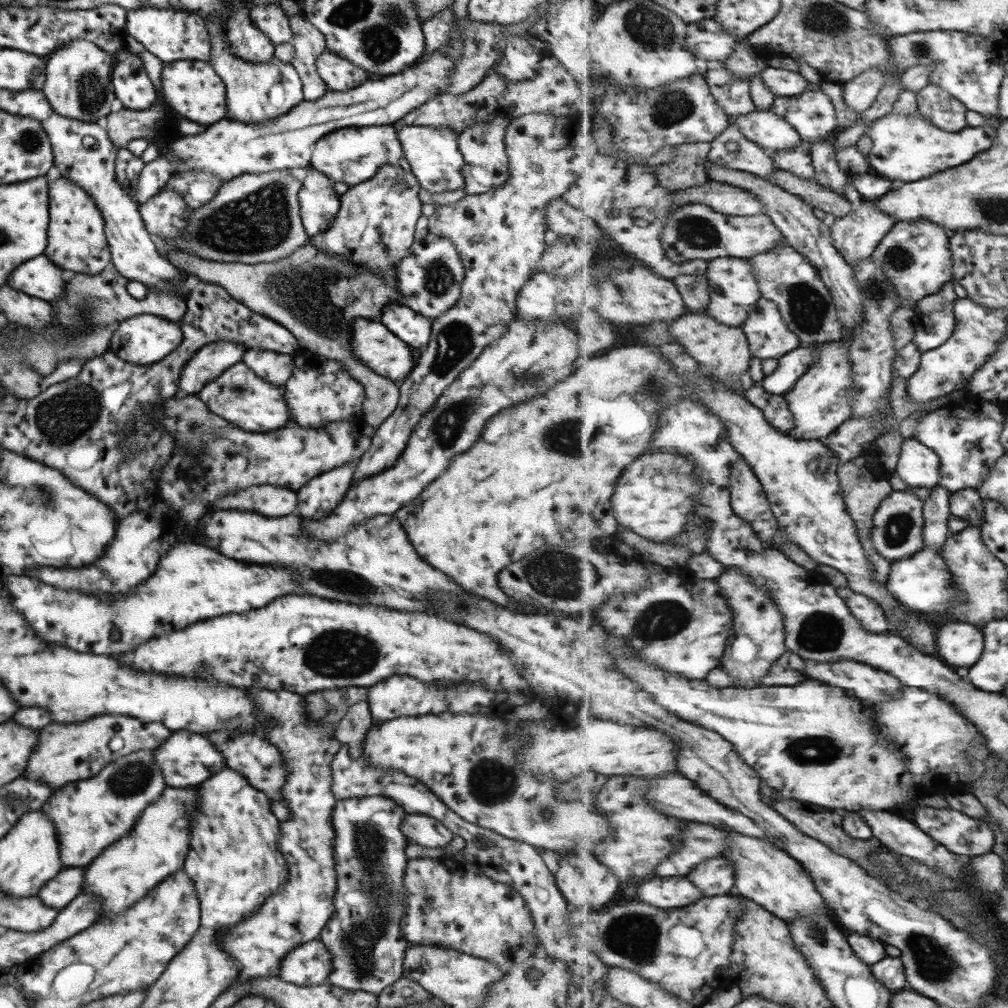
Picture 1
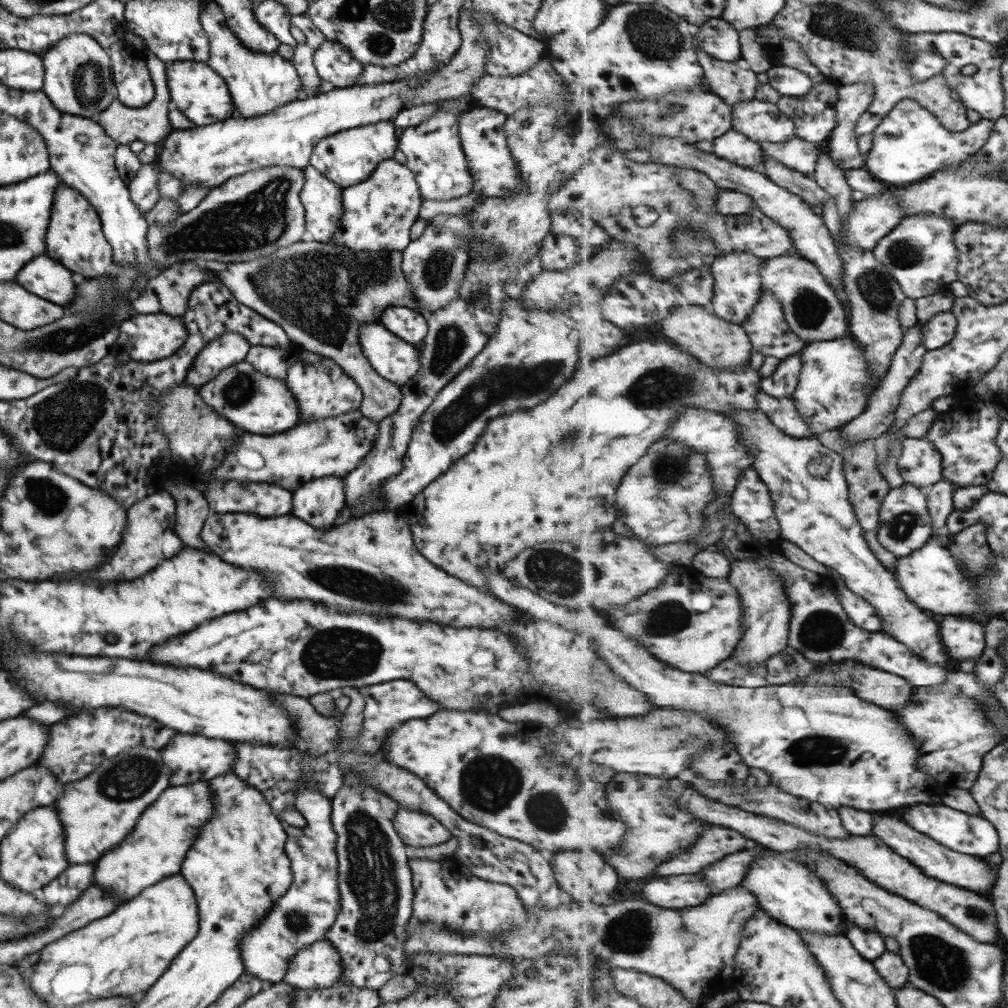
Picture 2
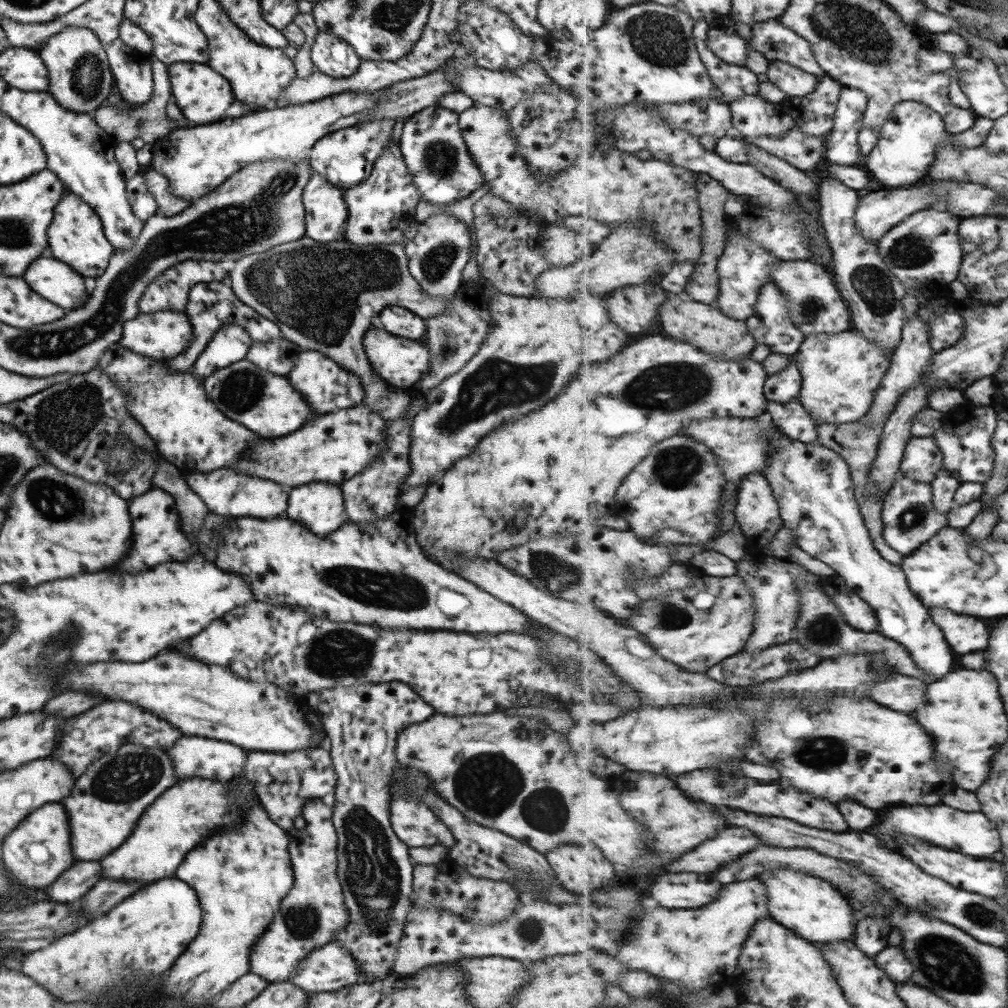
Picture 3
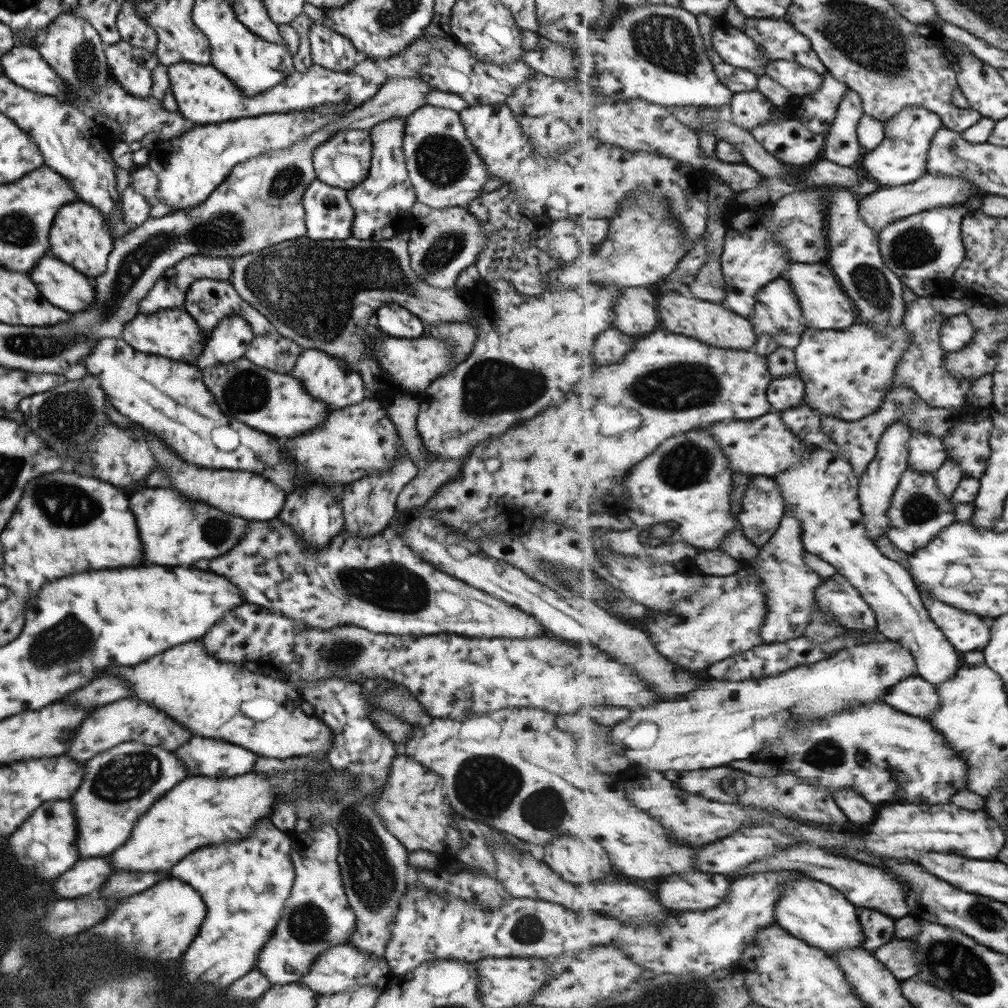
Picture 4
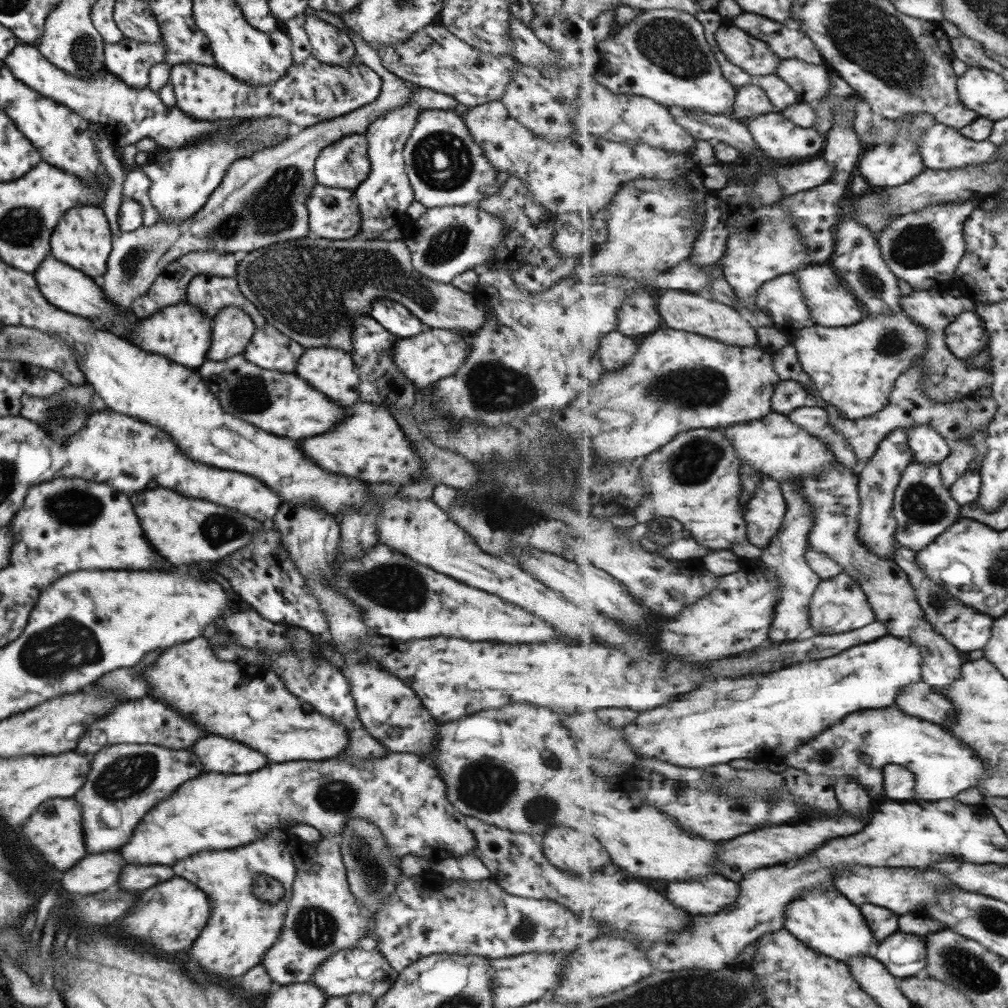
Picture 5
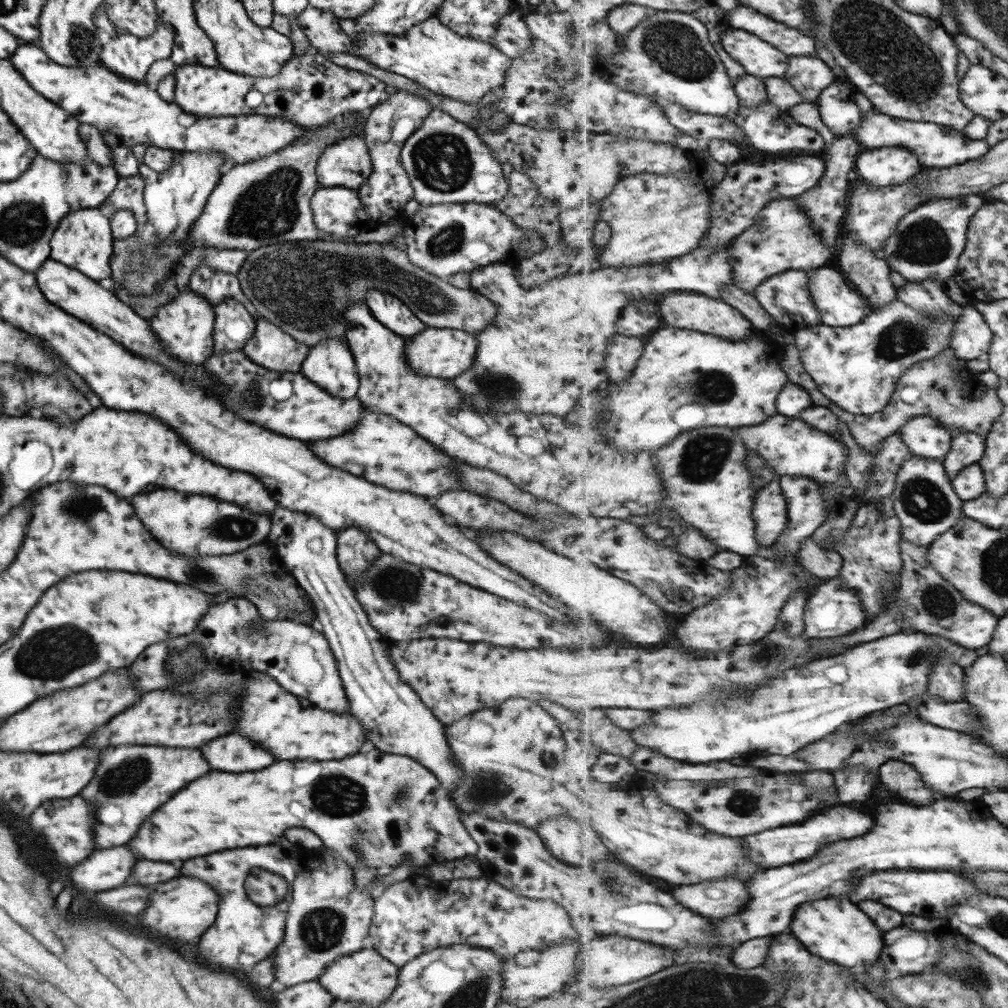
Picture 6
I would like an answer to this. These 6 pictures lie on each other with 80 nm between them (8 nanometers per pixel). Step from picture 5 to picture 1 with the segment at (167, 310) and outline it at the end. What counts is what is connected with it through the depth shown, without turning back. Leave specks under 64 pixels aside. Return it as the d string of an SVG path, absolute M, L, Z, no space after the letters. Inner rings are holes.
M136 314L117 324L108 348L117 358L139 366L152 365L167 356L181 342L182 332L177 322L152 314Z

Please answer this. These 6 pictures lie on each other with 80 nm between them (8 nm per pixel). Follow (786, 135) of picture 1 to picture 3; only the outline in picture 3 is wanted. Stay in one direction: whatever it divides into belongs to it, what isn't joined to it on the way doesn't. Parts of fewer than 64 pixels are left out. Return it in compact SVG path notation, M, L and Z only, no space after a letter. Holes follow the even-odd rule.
M746 94L731 102L734 128L742 135L755 139L759 136L780 136L796 127L796 120L785 112L782 103L767 102L759 94Z

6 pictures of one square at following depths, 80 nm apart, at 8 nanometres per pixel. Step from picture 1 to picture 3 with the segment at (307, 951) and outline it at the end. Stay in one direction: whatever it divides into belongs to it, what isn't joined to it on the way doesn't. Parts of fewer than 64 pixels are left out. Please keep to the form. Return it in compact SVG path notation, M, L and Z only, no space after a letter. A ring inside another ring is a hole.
M335 942L310 950L294 972L287 981L306 993L329 992L364 982L349 951Z

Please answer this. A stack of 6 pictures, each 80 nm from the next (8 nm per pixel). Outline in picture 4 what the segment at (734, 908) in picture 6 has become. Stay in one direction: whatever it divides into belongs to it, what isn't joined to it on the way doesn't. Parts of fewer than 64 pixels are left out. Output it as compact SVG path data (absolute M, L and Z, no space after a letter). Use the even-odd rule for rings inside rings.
M693 872L691 878L669 876L659 886L659 899L667 908L675 910L711 910L729 896L731 882L723 874Z

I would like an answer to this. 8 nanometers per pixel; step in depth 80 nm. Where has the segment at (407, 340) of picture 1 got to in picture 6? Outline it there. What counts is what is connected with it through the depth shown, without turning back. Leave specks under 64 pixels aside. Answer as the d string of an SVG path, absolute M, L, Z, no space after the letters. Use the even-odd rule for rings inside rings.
M366 290L364 302L377 322L399 336L412 337L427 327L398 298L389 293Z

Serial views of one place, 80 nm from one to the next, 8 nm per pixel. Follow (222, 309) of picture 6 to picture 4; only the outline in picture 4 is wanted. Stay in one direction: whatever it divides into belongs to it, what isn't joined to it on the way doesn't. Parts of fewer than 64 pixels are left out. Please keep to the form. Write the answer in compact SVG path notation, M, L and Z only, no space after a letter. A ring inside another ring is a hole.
M226 316L208 334L194 365L200 370L208 366L229 364L244 356L254 334L240 316Z

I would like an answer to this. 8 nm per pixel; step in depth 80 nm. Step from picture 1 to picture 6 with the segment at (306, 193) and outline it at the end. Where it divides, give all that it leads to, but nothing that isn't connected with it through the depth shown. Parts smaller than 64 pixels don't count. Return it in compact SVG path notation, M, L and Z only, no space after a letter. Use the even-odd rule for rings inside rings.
M321 187L310 198L310 209L312 223L317 230L332 238L342 238L345 243L349 243L351 238L356 237L359 232L363 232L373 226L373 220L369 218L357 192L341 187Z

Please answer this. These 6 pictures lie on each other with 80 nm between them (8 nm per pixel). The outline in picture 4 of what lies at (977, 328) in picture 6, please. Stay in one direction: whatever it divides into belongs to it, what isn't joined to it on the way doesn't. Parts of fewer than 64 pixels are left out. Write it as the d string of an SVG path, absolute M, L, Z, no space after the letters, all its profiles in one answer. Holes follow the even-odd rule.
M966 313L948 318L940 330L941 348L946 352L957 352L973 342L976 327Z

